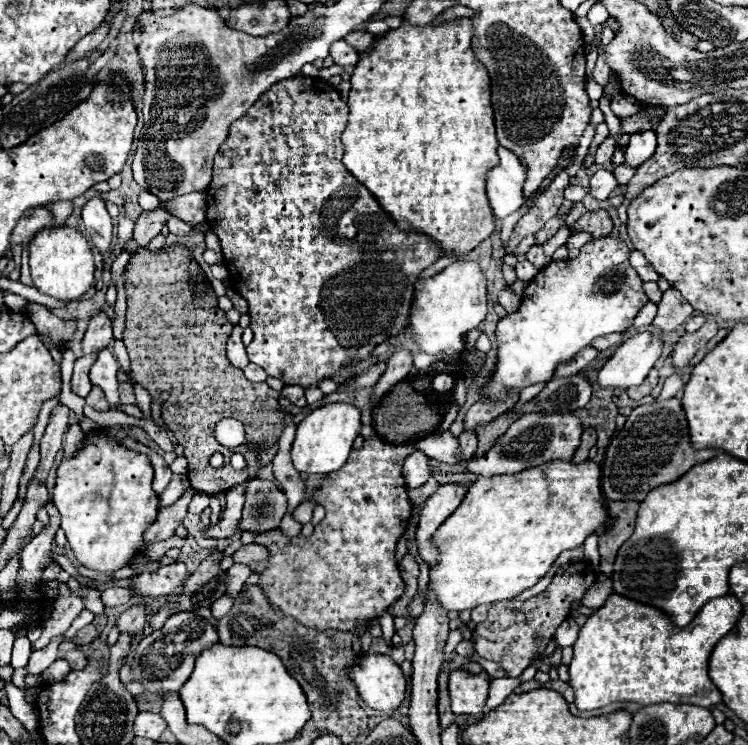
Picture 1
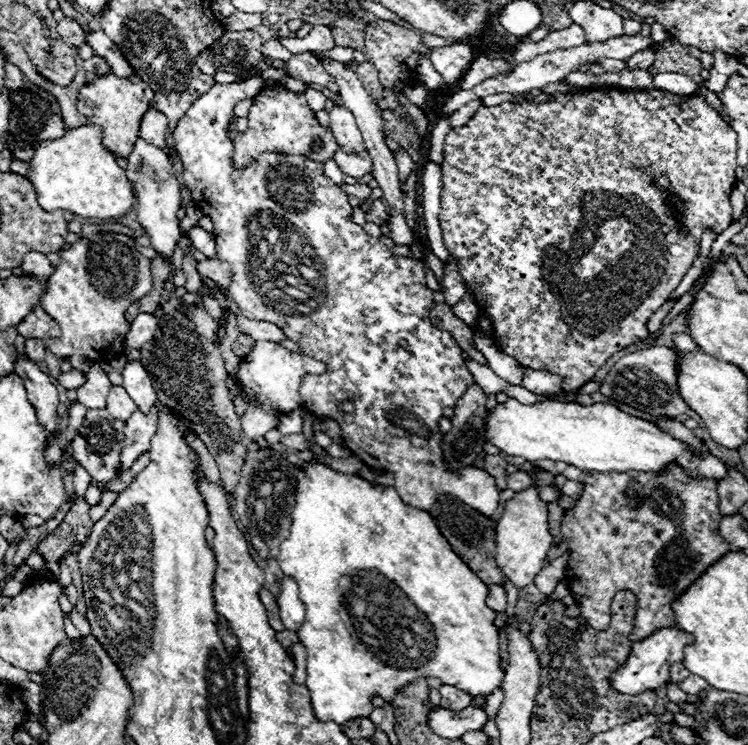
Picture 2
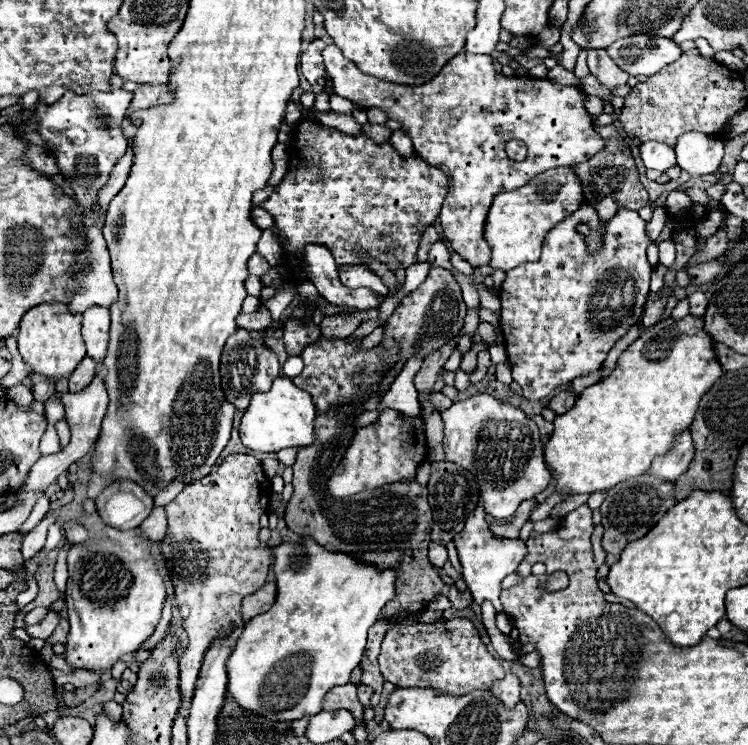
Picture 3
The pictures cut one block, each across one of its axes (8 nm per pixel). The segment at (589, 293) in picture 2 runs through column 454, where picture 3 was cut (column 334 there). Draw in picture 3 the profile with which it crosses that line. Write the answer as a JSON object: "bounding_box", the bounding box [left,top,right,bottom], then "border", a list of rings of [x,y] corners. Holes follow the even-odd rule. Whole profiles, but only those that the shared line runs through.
{"bounding_box":[260,118,448,280],"border":[[[302,118],[298,126],[294,126],[292,140],[286,152],[288,170],[282,182],[270,194],[270,198],[264,200],[260,206],[274,218],[278,240],[282,244],[280,268],[286,268],[290,280],[294,280],[294,272],[296,278],[304,274],[288,268],[304,268],[304,246],[308,244],[326,246],[332,252],[336,266],[364,266],[372,270],[362,258],[356,256],[356,248],[366,252],[372,260],[386,264],[392,272],[396,272],[398,268],[406,270],[408,266],[418,264],[416,252],[420,246],[420,238],[424,230],[436,222],[444,198],[448,194],[448,178],[440,170],[428,166],[416,154],[408,158],[400,156],[390,142],[376,144],[366,134],[348,136],[336,128],[306,118]]]}

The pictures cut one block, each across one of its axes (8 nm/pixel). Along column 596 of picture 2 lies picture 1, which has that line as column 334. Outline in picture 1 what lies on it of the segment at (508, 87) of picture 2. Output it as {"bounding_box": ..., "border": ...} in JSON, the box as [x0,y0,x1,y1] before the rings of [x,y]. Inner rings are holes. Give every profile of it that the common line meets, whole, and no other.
{"bounding_box":[330,42,360,68],"border":[[[334,42],[330,46],[330,56],[336,60],[336,64],[350,68],[360,60],[360,54],[356,50],[352,50],[352,46],[348,46],[348,42]]]}

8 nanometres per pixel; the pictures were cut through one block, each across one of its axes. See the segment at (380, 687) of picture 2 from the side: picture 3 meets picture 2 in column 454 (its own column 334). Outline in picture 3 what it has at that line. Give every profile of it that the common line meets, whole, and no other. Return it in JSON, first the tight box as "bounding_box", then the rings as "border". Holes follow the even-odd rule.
{"bounding_box":[226,538,396,722],"border":[[[302,538],[304,544],[280,544],[278,548],[274,548],[274,574],[276,574],[276,584],[278,584],[278,598],[272,606],[272,610],[252,618],[252,622],[248,622],[244,626],[244,632],[242,636],[238,638],[228,662],[226,662],[226,670],[228,670],[228,694],[230,698],[234,698],[234,702],[252,712],[252,714],[262,714],[262,716],[268,716],[272,714],[272,718],[276,722],[290,722],[290,720],[300,720],[304,716],[314,716],[322,710],[322,702],[324,702],[324,696],[328,690],[332,690],[334,686],[344,686],[350,682],[350,674],[356,666],[360,666],[360,660],[362,660],[362,654],[364,654],[364,648],[366,648],[366,632],[368,628],[378,620],[378,614],[382,612],[384,604],[388,600],[392,600],[396,596],[394,592],[394,570],[386,570],[386,572],[380,572],[376,570],[374,566],[368,566],[368,564],[362,564],[362,562],[356,562],[352,556],[348,554],[332,554],[332,552],[326,552],[322,546],[316,546],[316,542],[312,542],[312,538]]]}

